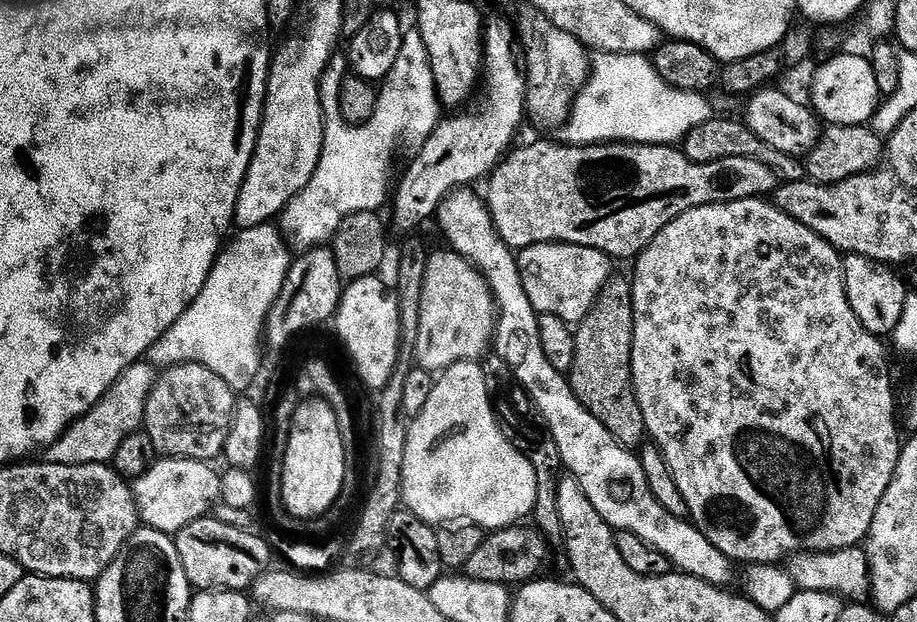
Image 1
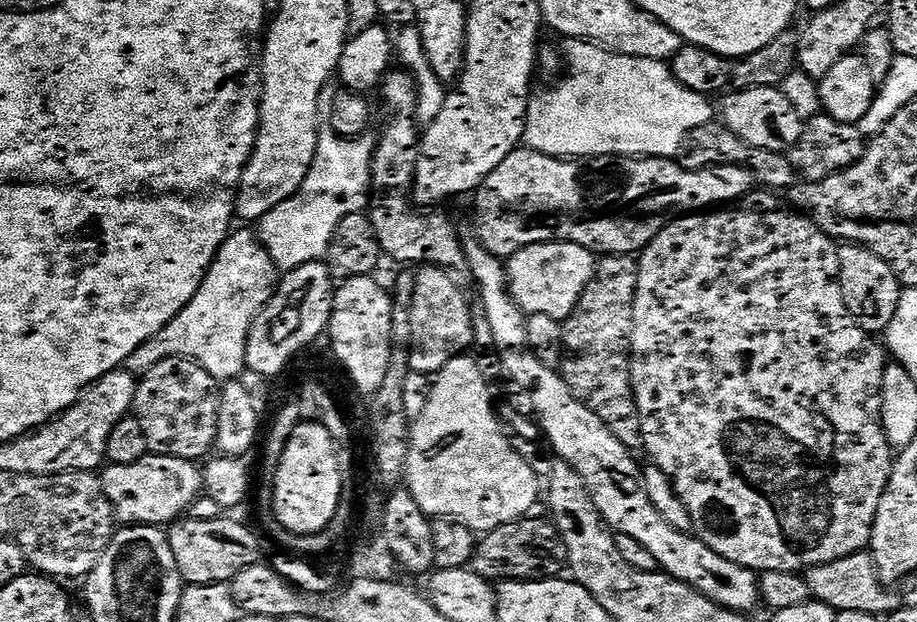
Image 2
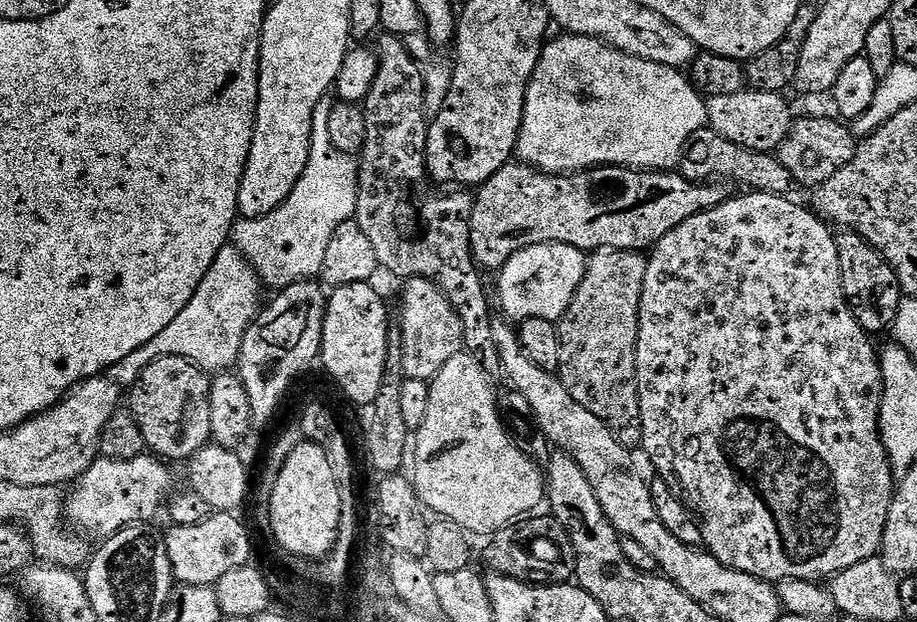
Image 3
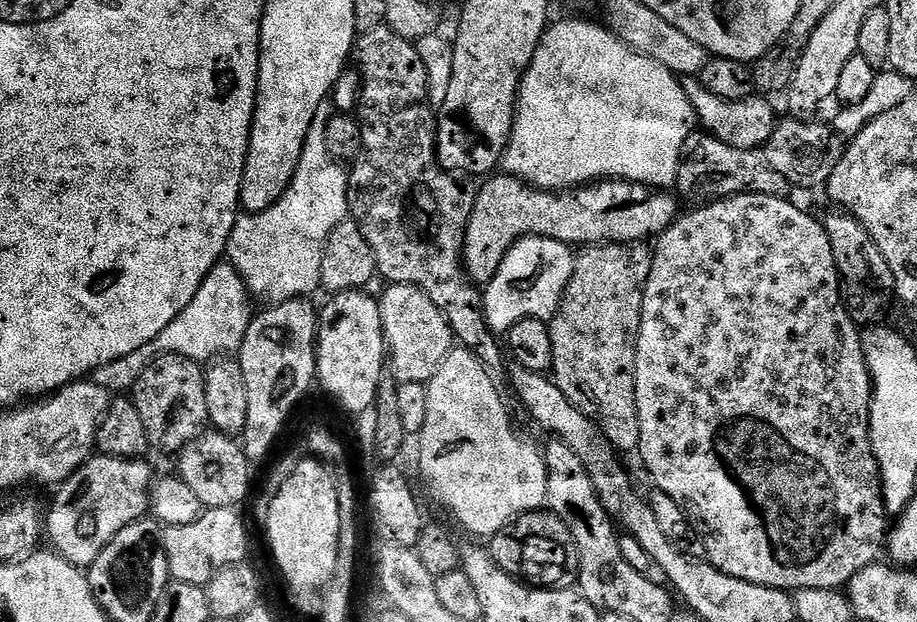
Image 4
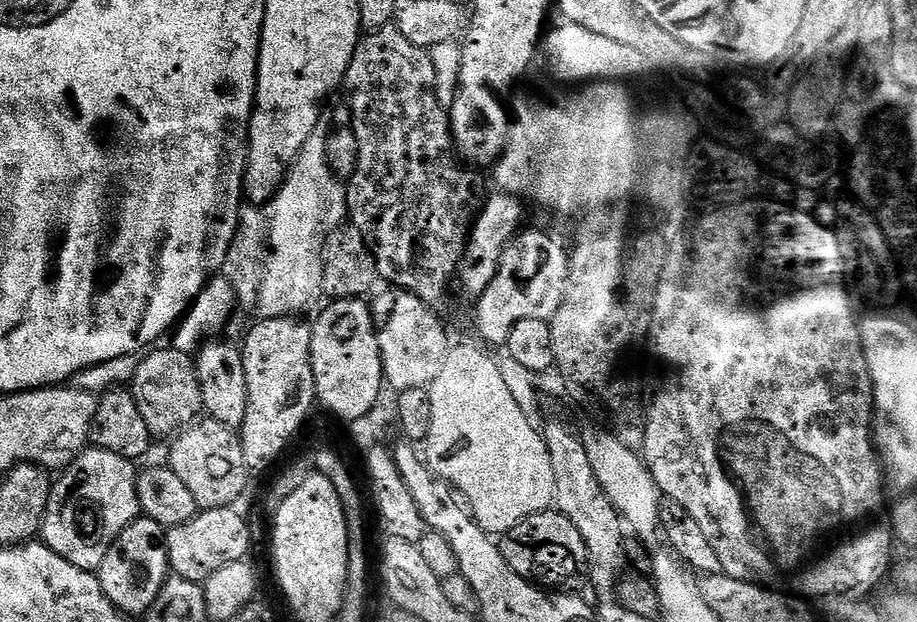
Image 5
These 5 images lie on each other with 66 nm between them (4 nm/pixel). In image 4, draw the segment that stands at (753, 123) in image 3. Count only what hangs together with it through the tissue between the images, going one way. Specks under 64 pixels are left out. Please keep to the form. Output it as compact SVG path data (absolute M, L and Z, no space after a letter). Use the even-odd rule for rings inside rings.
M694 76L683 77L680 84L696 111L699 127L714 138L726 142L726 146L738 150L760 150L772 137L772 131L776 129L778 123L778 115L776 116L771 102L768 101L771 99L760 94L753 94L741 100L718 98L718 94L710 94L710 90L702 87L699 79Z

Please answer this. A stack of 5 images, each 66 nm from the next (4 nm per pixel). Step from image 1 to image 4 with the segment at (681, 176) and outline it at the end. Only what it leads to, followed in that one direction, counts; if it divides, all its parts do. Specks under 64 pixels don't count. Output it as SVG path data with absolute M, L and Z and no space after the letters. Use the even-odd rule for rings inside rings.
M492 174L487 177L488 180L485 184L481 183L479 185L478 191L476 193L476 201L474 202L474 210L470 214L470 222L468 223L468 228L464 232L464 258L463 266L464 271L468 273L469 280L475 282L480 286L487 286L487 284L492 281L494 274L498 269L500 269L501 262L504 261L504 256L507 254L508 249L516 243L517 240L524 239L525 236L545 236L551 240L557 240L563 244L569 246L589 246L589 245L602 245L602 244L635 244L637 242L644 242L648 239L647 236L652 236L651 238L659 237L660 233L665 232L666 229L671 226L672 221L677 219L678 211L676 212L676 200L671 195L673 194L668 190L657 190L652 187L648 187L644 184L636 184L634 181L622 180L622 179L598 179L593 183L587 183L581 187L574 187L571 190L563 191L544 191L541 188L533 187L530 184L525 183L516 176L511 176L509 174Z

